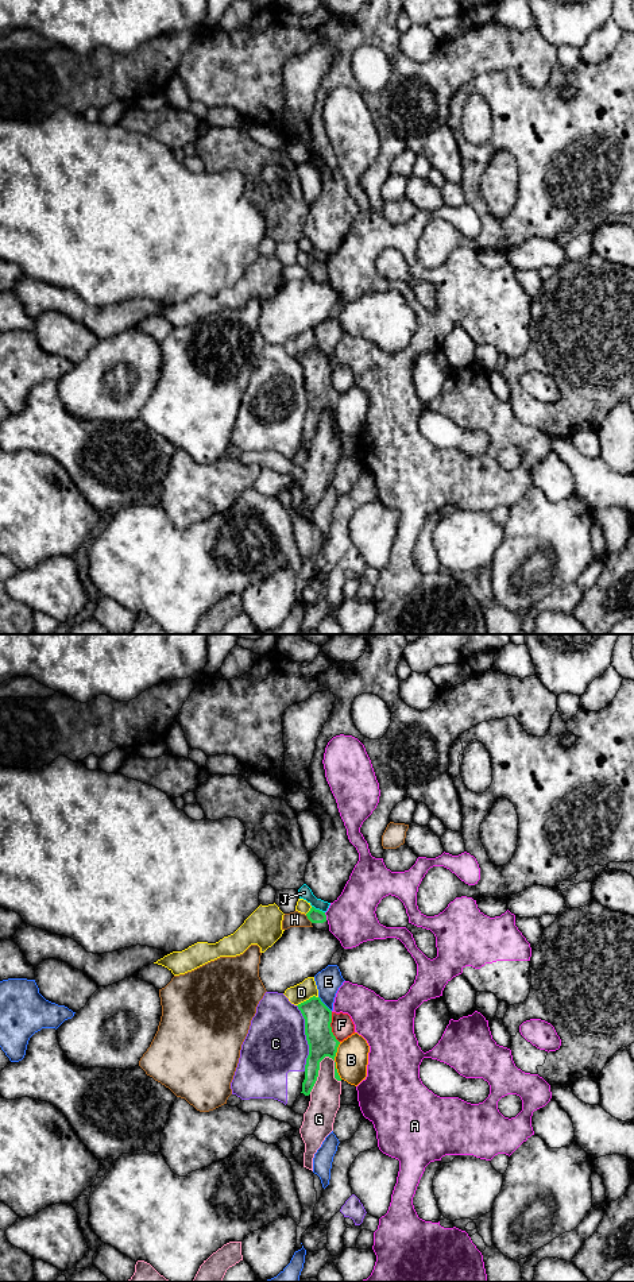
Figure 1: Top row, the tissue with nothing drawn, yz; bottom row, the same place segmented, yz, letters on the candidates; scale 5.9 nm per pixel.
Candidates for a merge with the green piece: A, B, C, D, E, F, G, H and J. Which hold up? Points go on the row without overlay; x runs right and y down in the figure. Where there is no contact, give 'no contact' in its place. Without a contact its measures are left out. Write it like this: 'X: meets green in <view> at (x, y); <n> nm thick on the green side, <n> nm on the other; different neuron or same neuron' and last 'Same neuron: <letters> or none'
A: meets green in yz at (325, 269); 80 nm thick on the green side, 280 nm on the other; different neuron
B: meets green in yz at (335, 414); 160 nm thick on the green side, 190 nm on the other; different neuron
C: meets green in yz at (306, 390); 160 nm thick on the green side, 360 nm on the other; different neuron
D: meets green in yz at (306, 352); 160 nm thick on the green side, 120 nm on the other; different neuron
E: meets green in yz at (324, 356); 160 nm thick on the green side, 150 nm on the other; different neuron
F: meets green in yz at (331, 379); 160 nm thick on the green side, 130 nm on the other; different neuron
G: meets green in yz at (317, 425); 160 nm thick on the green side, 180 nm on the other; different neuron
H: meets green in yz at (309, 271); 80 nm thick on the green side, 100 nm on the other; different neuron
J: meets green in yz at (319, 262); 80 nm thick on the green side, 80 nm on the other; different neuron
Same neuron: none

